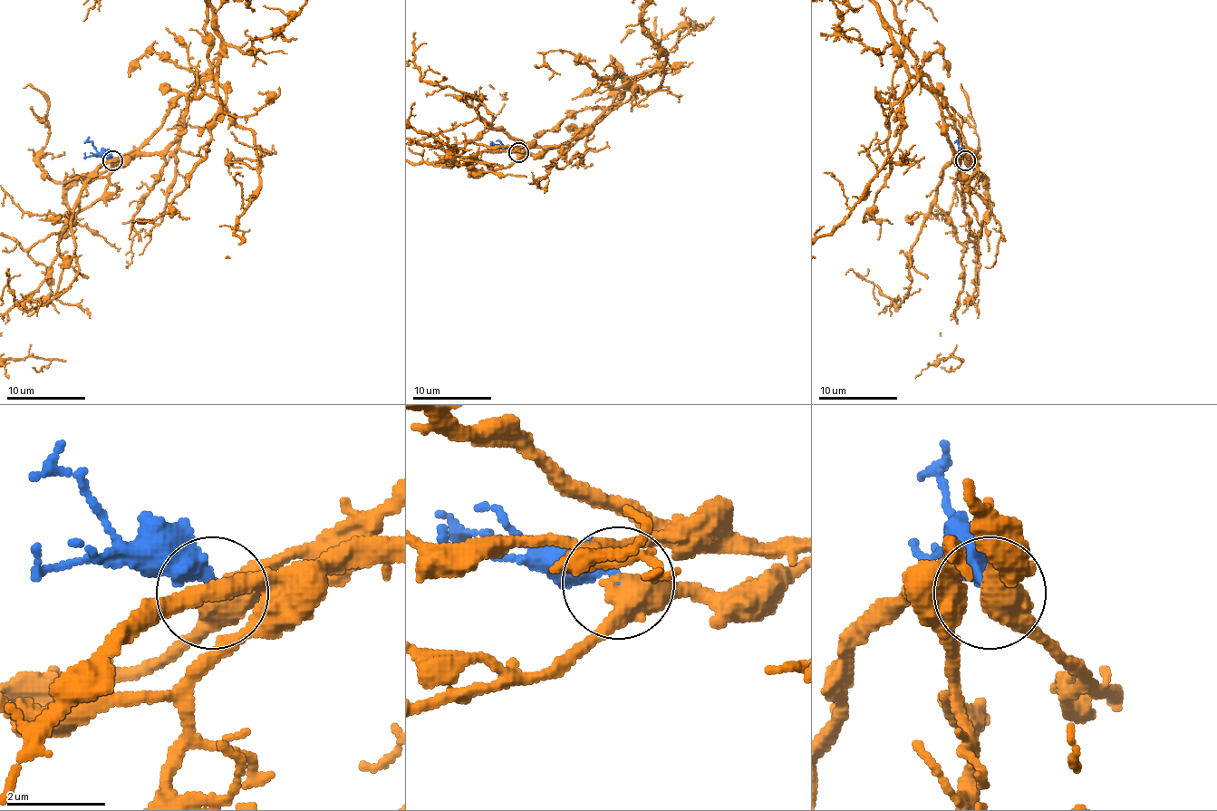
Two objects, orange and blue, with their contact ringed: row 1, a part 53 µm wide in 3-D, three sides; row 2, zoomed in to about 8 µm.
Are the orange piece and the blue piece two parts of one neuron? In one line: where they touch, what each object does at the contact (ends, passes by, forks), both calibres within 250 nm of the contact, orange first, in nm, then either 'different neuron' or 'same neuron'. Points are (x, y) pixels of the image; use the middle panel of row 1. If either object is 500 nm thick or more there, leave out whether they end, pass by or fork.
place (518, 152); orange forks; blue ends; calibres 440 and 340 nm; same neuron

